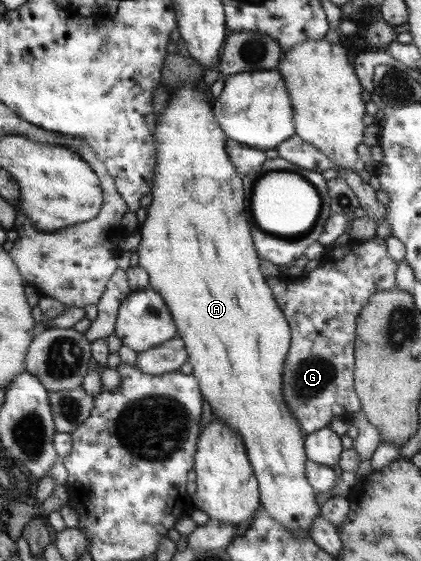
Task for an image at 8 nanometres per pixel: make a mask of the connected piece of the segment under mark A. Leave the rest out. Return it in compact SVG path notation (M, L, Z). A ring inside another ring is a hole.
M182 83L180 87L169 90L169 98L166 107L162 110L160 117L156 119L155 144L156 144L156 170L155 184L152 185L150 193L151 200L146 207L146 219L139 225L140 242L137 246L137 266L146 272L149 279L149 289L156 291L163 297L163 302L170 311L172 319L175 320L177 336L183 339L187 351L187 362L192 366L192 376L199 380L200 391L203 392L204 400L210 406L210 412L218 419L230 425L232 429L243 439L246 447L247 457L250 459L251 469L255 470L256 478L259 479L260 506L264 512L271 515L271 518L284 526L292 535L296 537L310 537L311 523L320 516L320 505L315 501L315 489L311 486L307 478L307 454L305 435L300 430L299 420L290 410L286 408L281 395L281 377L284 366L284 359L290 348L291 328L286 323L280 308L276 305L272 289L267 286L266 278L262 277L258 270L257 252L250 240L250 226L244 218L244 201L242 198L242 184L240 184L240 174L232 166L227 155L227 136L214 122L210 104L204 96L204 90L195 86Z

